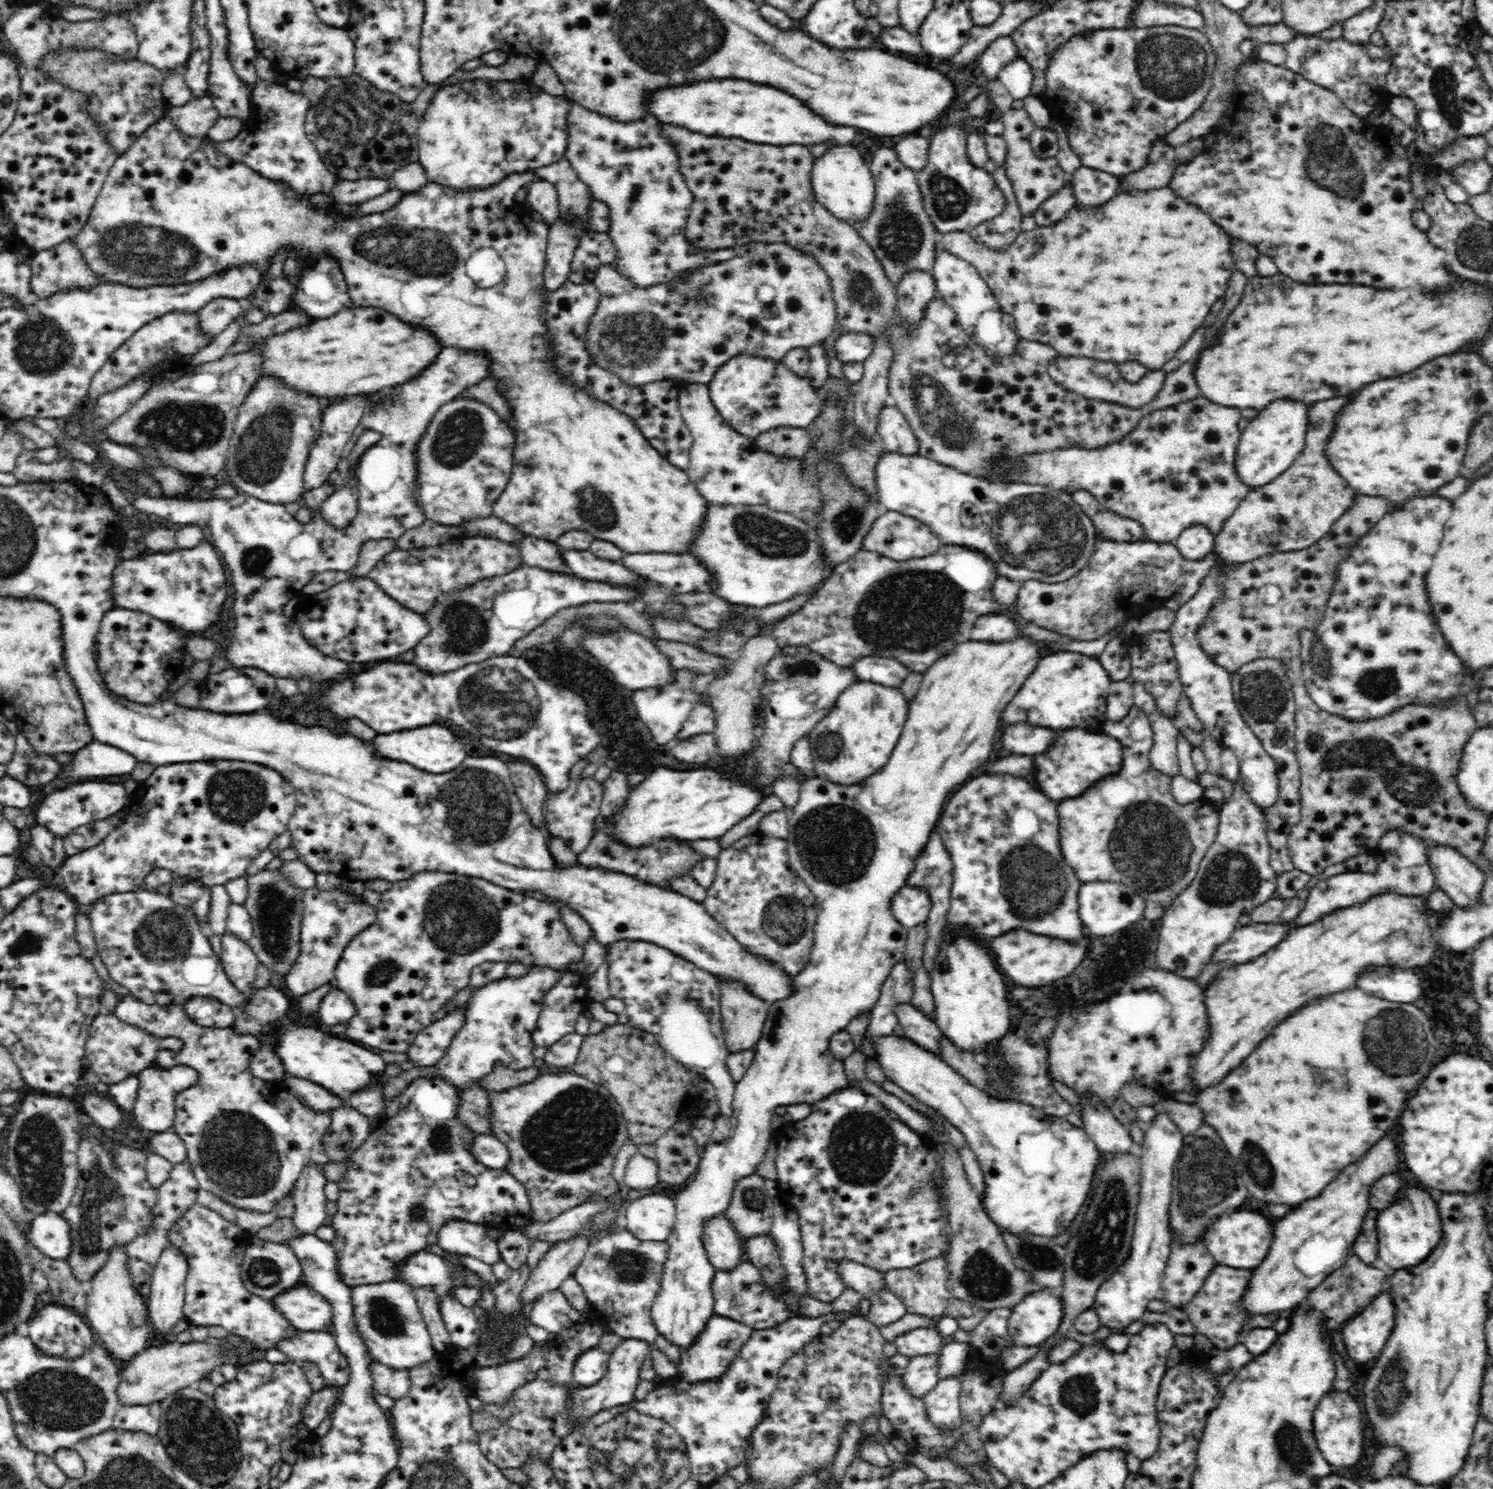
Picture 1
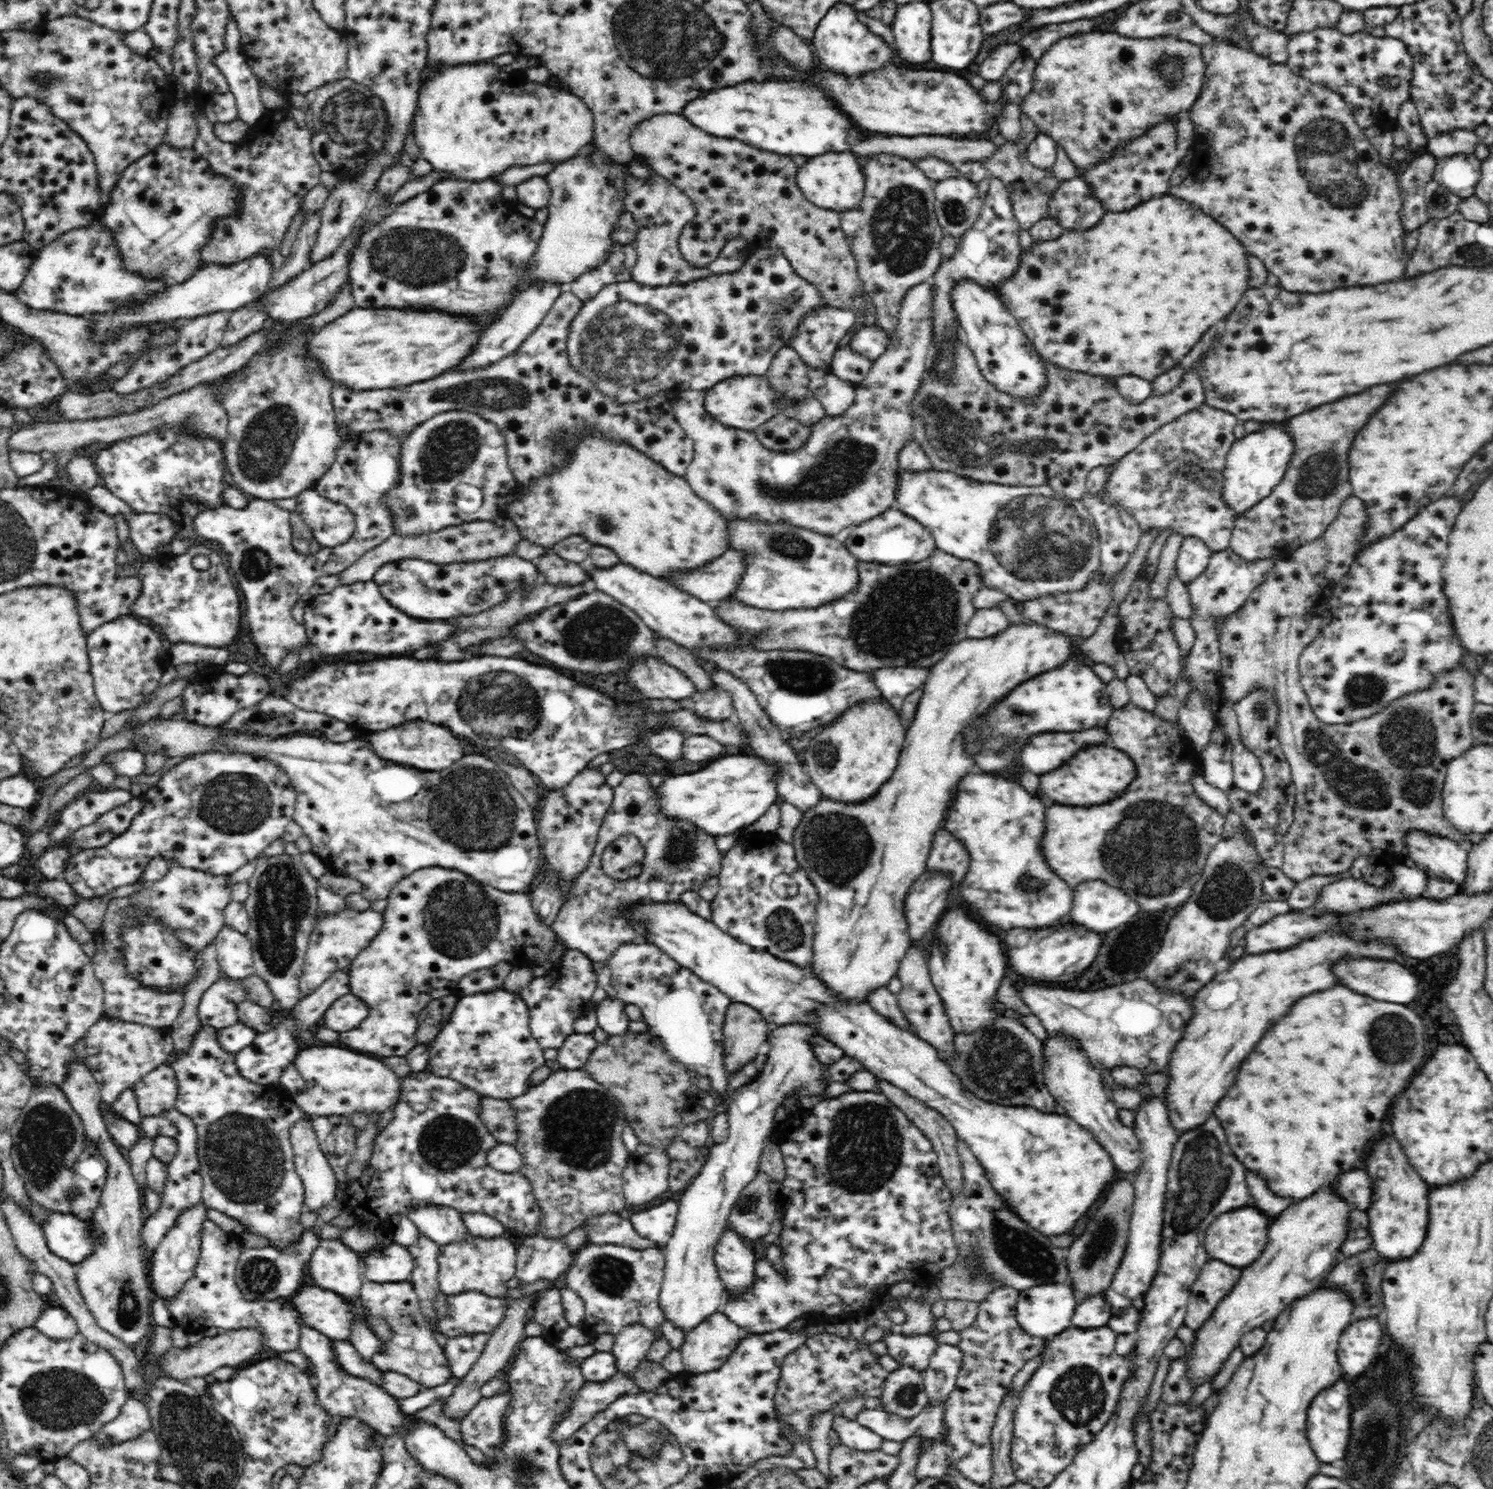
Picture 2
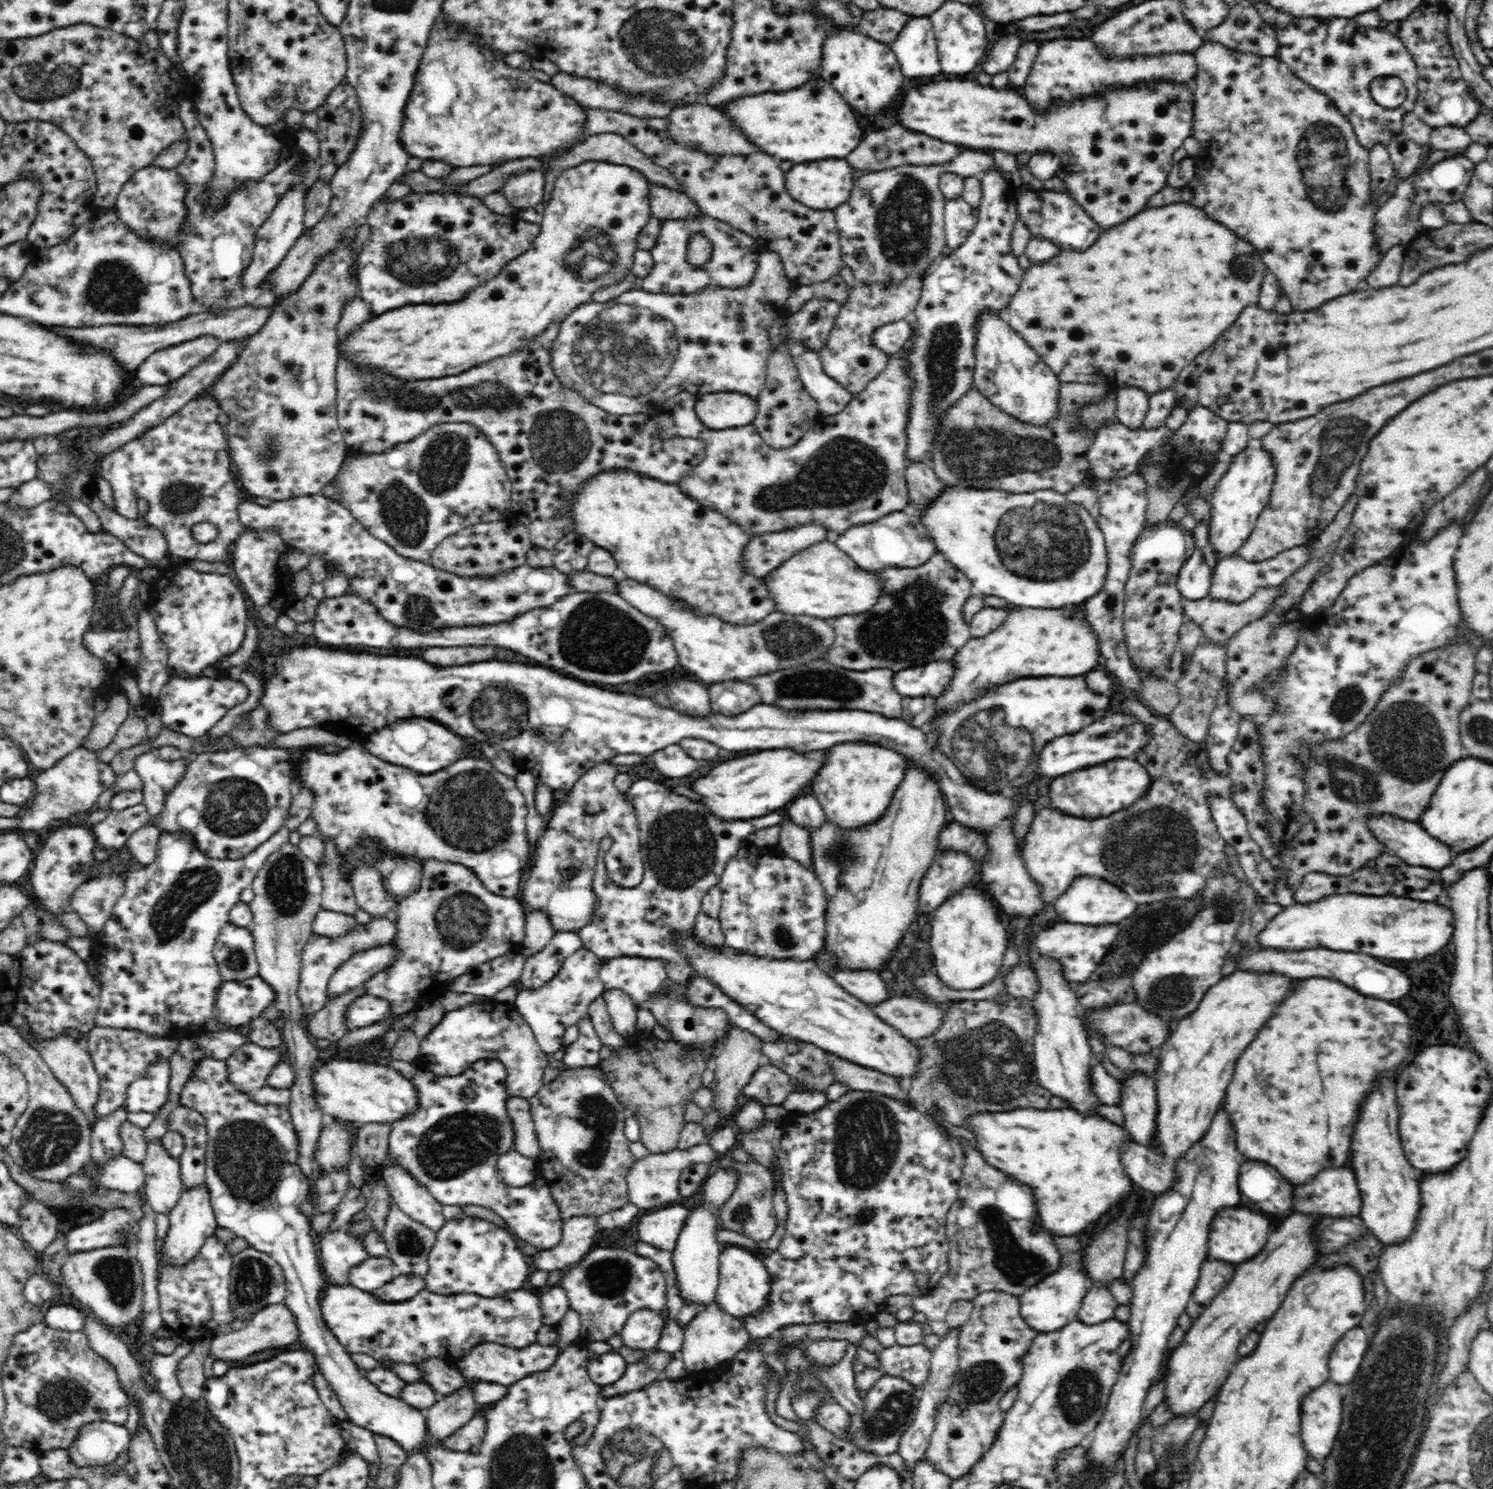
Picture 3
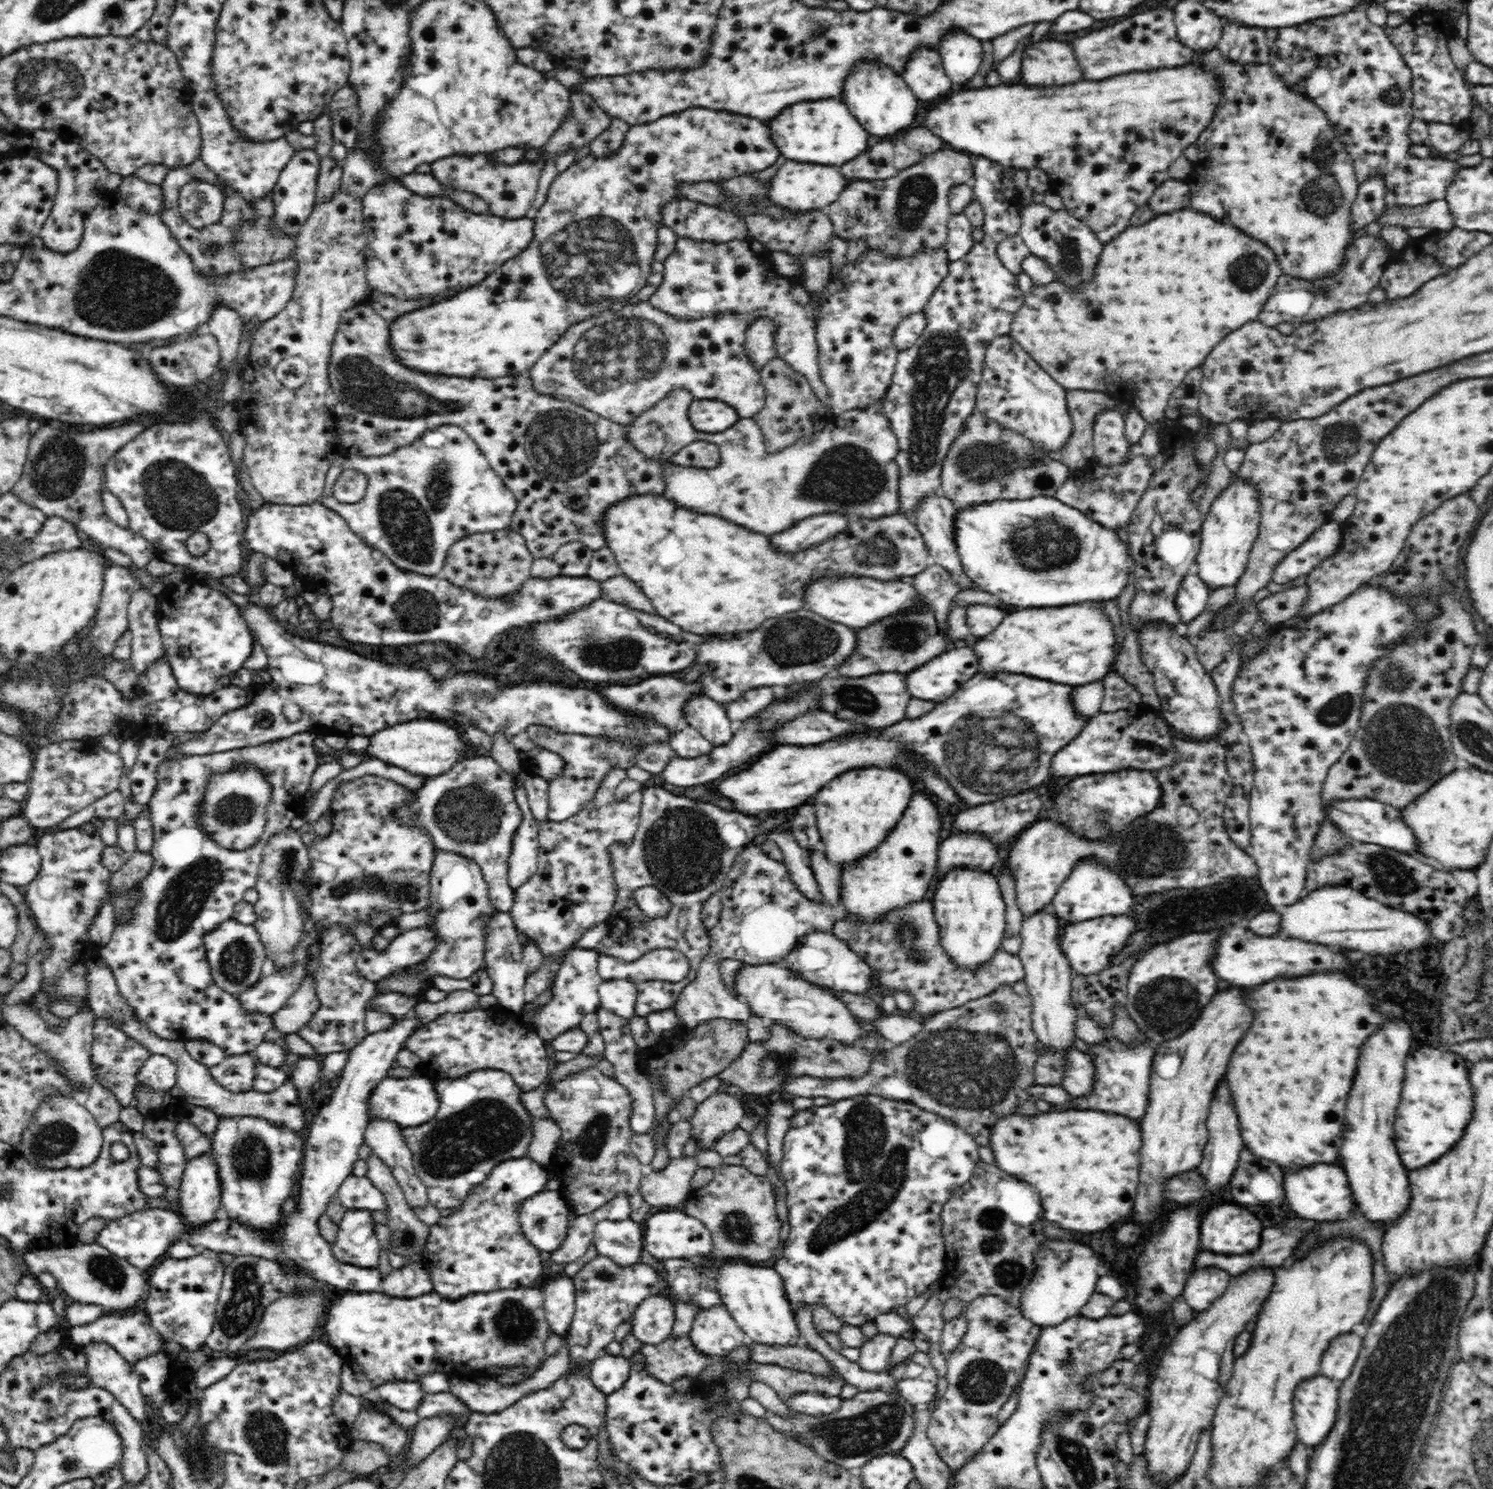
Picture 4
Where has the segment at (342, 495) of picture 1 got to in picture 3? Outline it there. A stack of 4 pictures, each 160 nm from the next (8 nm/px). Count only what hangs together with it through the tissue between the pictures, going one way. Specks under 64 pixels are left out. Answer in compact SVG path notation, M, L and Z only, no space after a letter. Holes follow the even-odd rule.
M322 494L300 495L261 506L242 500L239 522L252 529L276 529L294 551L324 560L328 572L344 573L348 592L357 594L376 607L378 614L394 626L416 633L429 633L444 627L484 626L507 623L537 608L548 608L562 597L574 593L569 575L555 567L520 566L495 577L462 577L429 564L407 559L374 538L345 506Z

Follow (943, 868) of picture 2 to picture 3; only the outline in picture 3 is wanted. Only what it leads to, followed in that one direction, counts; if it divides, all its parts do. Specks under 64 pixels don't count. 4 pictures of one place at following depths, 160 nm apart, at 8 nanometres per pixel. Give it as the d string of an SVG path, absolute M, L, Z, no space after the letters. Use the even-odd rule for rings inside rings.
M953 820L945 825L939 836L940 853L951 848L967 853L975 861L980 861L983 857L986 852L986 843L986 838L978 834L978 831L966 830L966 826L959 823L956 826Z

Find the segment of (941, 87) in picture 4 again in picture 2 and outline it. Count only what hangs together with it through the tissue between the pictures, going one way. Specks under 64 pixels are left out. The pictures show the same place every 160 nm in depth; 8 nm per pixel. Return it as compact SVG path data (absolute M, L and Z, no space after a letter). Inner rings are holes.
M924 1L906 3L897 8L890 24L894 33L896 56L910 65L928 64L931 57L932 13Z

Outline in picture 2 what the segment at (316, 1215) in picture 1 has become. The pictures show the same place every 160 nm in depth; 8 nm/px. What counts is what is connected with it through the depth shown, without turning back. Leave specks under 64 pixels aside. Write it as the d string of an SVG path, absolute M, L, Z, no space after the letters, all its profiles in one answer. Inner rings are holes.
M307 1115L304 1118L300 1118L298 1122L292 1124L290 1128L289 1138L292 1144L292 1150L294 1153L294 1164L297 1173L302 1179L305 1193L304 1193L304 1211L315 1212L318 1208L330 1204L332 1199L337 1197L336 1190L336 1177L334 1176L334 1171L332 1170L331 1164L326 1158L326 1154L322 1152L320 1148L314 1127L312 1116Z

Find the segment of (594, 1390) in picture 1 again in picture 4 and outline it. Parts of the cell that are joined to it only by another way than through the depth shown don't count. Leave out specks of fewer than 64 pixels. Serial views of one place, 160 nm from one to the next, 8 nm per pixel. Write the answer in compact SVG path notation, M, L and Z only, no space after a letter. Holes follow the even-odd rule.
M666 1291L651 1295L637 1306L632 1318L632 1334L640 1342L644 1345L664 1342L674 1330L674 1299Z

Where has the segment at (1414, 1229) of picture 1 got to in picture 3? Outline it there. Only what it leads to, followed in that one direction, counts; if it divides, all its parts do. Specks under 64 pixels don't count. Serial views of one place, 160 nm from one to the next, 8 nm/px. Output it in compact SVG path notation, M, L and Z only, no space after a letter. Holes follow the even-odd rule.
M1386 1082L1386 1086L1382 1086L1382 1090L1374 1090L1374 1098L1366 1102L1366 1118L1362 1120L1362 1126L1358 1126L1354 1162L1350 1162L1362 1196L1362 1212L1359 1215L1370 1233L1386 1246L1404 1242L1412 1234L1418 1218L1416 1212L1420 1212L1420 1180L1424 1178L1420 1170L1408 1164L1402 1152L1394 1086L1396 1082Z

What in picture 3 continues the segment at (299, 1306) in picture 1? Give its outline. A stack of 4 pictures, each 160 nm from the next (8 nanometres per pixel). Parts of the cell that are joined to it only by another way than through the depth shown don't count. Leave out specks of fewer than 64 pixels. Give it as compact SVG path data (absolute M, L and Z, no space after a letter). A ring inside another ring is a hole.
M329 1284L319 1307L326 1327L346 1352L366 1354L376 1359L378 1366L390 1370L394 1363L418 1366L430 1357L444 1359L454 1367L473 1346L485 1342L523 1349L537 1342L538 1330L543 1326L539 1296L524 1289L493 1298L440 1295L425 1289L408 1301L387 1303L350 1285Z

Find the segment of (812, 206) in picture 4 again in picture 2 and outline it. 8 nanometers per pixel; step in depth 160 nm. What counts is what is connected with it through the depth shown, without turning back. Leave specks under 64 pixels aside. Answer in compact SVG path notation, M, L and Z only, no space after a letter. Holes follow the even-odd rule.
M850 152L842 154L822 154L818 158L810 158L797 173L798 189L802 190L811 203L823 209L842 213L860 205L864 197L865 174L862 173L863 161L858 160Z

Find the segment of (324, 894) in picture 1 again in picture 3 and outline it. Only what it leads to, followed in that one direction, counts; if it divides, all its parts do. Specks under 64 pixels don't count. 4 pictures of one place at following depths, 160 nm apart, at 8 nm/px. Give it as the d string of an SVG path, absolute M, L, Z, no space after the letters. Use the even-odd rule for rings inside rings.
M373 918L372 922L365 929L362 925L358 925L356 930L348 934L342 934L342 937L312 936L302 952L302 966L299 974L300 982L297 994L302 1006L302 1018L307 1021L313 1014L316 1014L316 1012L326 1006L328 1002L327 986L329 980L340 965L362 950L390 943L394 940L396 934L397 928L395 928L395 924L389 919Z

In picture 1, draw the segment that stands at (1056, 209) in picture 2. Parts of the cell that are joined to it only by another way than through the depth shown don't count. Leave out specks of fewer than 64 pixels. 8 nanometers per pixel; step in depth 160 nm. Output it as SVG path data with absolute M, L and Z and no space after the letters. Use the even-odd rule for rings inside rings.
M1081 166L1070 174L1070 187L1074 195L1074 207L1099 208L1118 193L1116 175Z

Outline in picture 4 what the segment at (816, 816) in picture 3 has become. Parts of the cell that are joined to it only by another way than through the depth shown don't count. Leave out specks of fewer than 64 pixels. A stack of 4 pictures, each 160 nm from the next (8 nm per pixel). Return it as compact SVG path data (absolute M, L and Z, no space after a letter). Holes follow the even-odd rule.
M801 805L790 821L792 835L796 843L811 855L818 852L818 843L821 842L816 824L816 814L812 806Z

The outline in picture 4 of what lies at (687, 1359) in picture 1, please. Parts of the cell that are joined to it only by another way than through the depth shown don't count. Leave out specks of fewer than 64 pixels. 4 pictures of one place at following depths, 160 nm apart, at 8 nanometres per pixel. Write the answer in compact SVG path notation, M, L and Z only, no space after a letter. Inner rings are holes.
M722 1304L699 1311L689 1335L699 1352L716 1358L728 1356L731 1350L747 1343L745 1332Z

